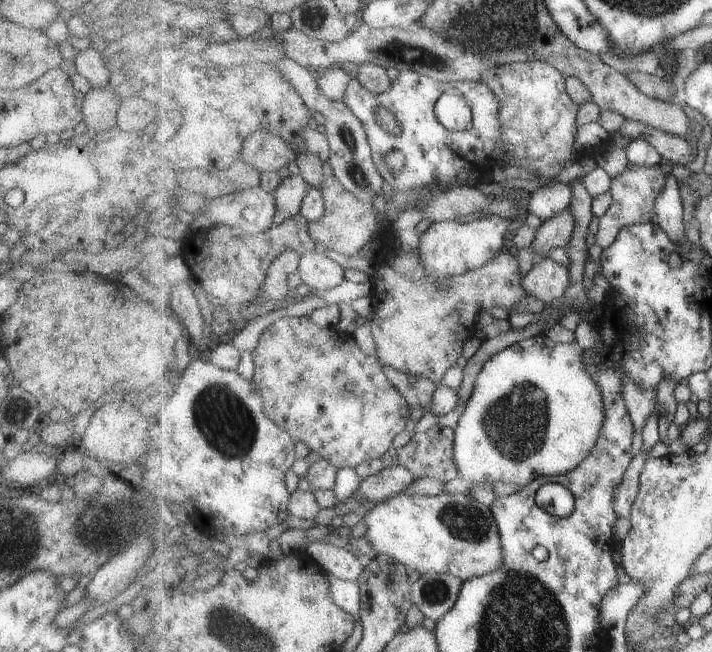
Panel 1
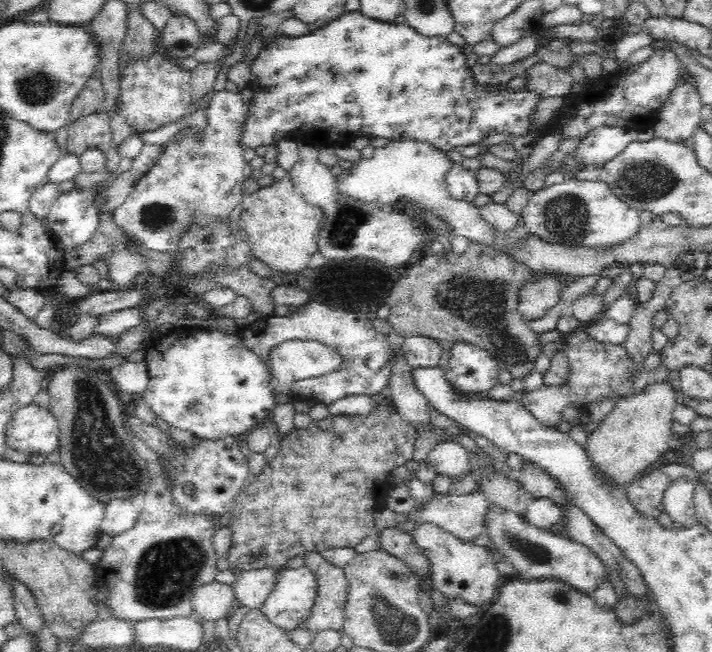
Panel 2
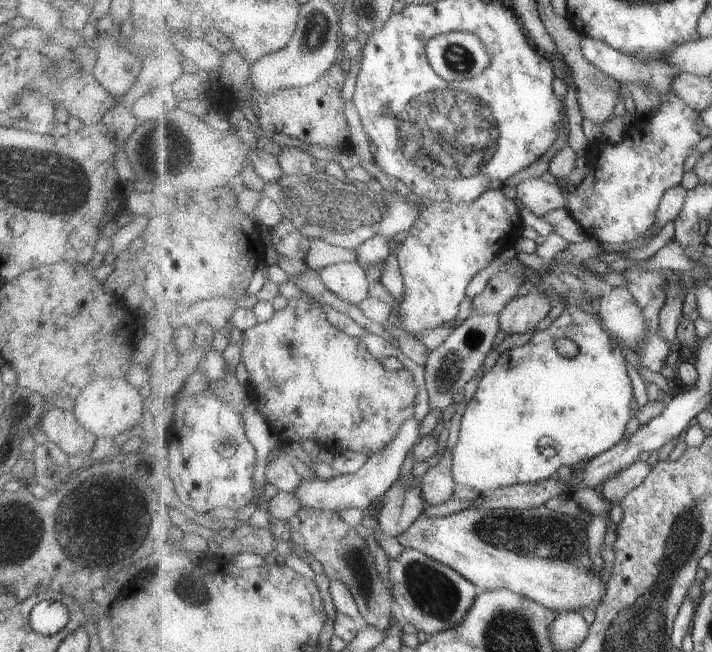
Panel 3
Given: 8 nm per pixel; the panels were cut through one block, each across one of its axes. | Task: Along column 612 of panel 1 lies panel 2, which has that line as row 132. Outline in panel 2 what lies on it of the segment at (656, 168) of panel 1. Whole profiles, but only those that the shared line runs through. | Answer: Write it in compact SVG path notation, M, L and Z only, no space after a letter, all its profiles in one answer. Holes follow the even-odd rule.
M235 88L231 91L224 89L217 92L210 100L210 106L204 111L207 116L207 126L204 134L197 134L194 128L189 128L179 138L172 140L169 146L162 150L156 163L146 174L140 178L130 195L124 203L114 210L116 224L125 231L127 237L134 238L139 246L144 249L169 252L176 244L180 234L188 228L190 223L201 225L210 217L228 217L230 212L241 203L244 186L244 148L243 142L245 127L247 126L249 108L244 104Z

